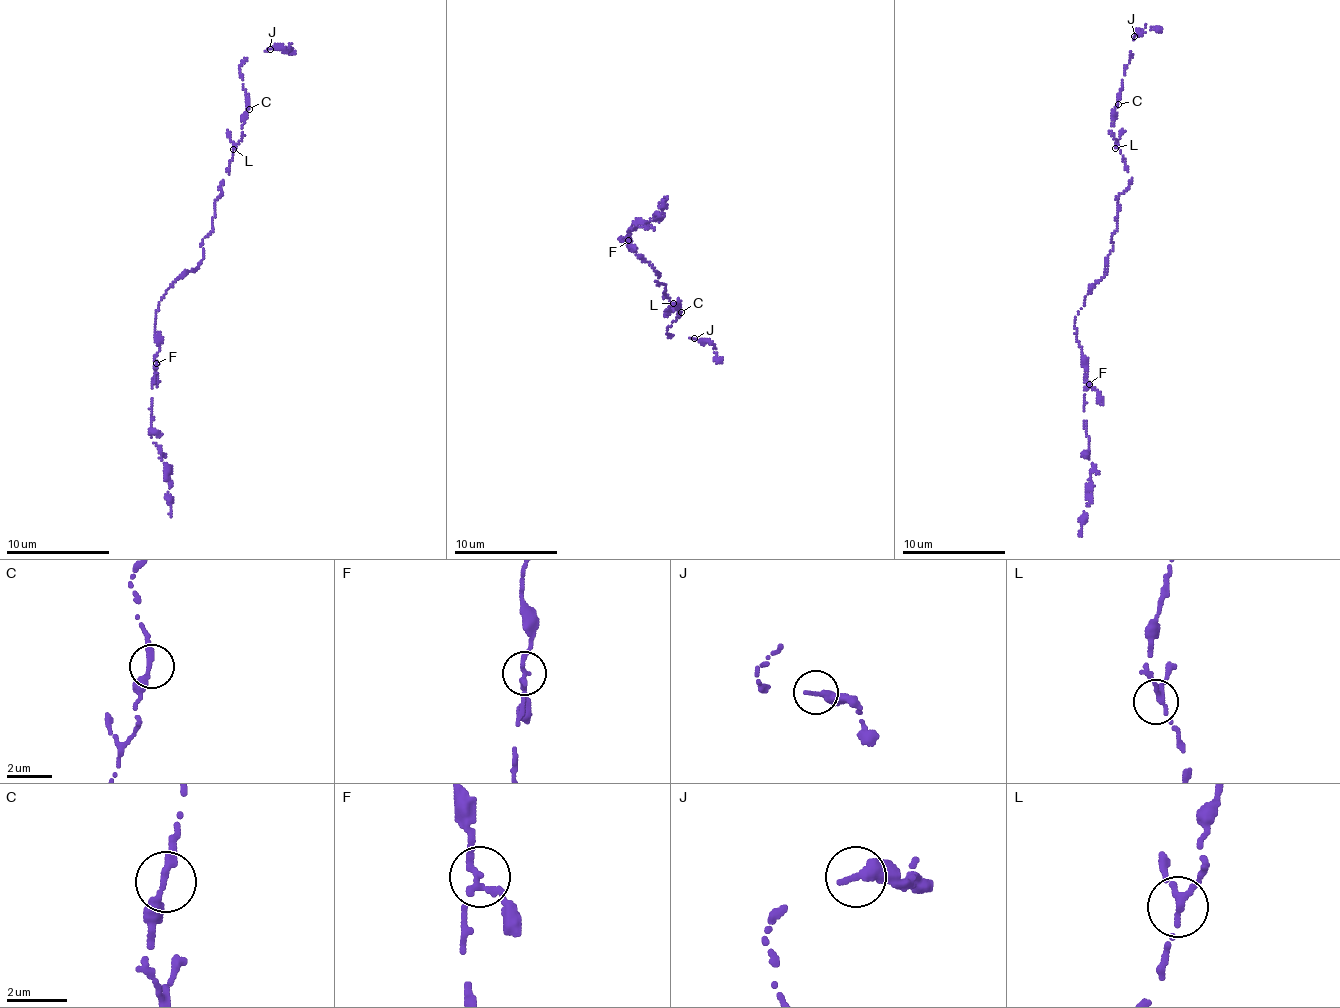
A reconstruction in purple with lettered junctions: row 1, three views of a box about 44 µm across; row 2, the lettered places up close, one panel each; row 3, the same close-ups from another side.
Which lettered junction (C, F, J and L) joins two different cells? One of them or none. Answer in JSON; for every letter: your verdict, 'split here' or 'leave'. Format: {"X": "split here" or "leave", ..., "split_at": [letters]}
{"C": "leave", "F": "leave", "J": "leave", "L": "leave", "split_at": []}

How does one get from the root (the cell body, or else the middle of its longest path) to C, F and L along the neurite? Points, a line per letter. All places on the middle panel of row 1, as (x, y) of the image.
C: (659, 277), (655, 281), (665, 287), (667, 311), (673, 312), (678, 301), (681, 312)
F: (659, 277), (652, 265), (619, 238), (629, 241)
L: (659, 277), (655, 281), (665, 287), (663, 296), (669, 301), (669, 314), (674, 310), (673, 303)

